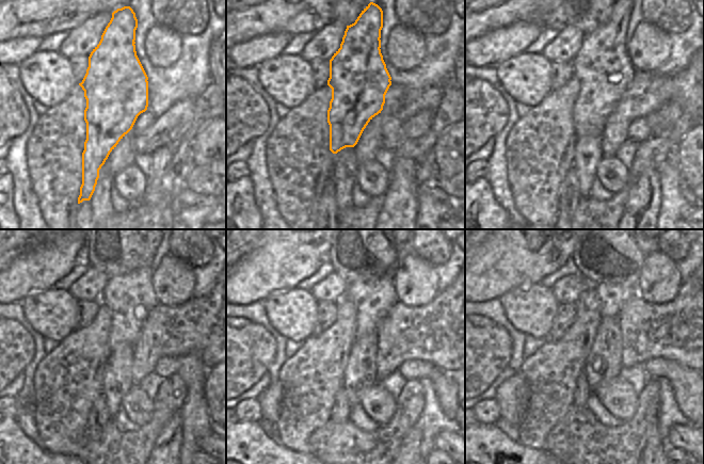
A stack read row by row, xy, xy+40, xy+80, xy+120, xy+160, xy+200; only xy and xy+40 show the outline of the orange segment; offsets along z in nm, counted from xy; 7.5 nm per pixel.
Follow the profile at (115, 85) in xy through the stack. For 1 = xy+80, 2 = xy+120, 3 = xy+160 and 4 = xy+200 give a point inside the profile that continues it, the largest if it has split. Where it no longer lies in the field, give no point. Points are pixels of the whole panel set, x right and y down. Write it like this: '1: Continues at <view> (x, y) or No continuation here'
1: Continues at xy+80 (602, 65)
2: Continues at xy+120 (130, 297)
3: Continues at xy+160 (373, 299)
4: Continues at xy+200 (612, 297)

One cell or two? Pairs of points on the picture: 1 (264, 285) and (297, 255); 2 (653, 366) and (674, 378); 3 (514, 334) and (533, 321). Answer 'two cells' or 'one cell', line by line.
1: one cell
2: one cell
3: two cells

